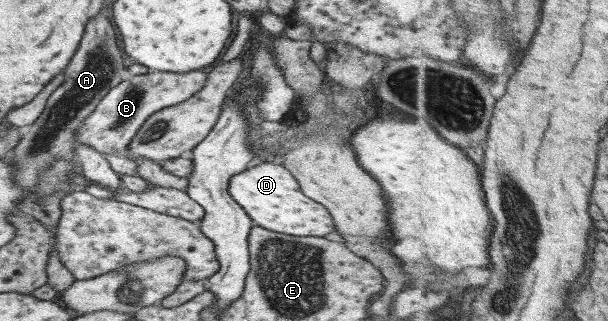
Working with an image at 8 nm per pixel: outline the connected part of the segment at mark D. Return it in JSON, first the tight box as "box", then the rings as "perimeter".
{"box":[227,163,334,237],"perimeter":[[[260,163],[230,176],[227,192],[247,213],[254,225],[298,237],[324,237],[334,229],[330,215],[316,201],[304,197],[292,174],[282,164]]]}

